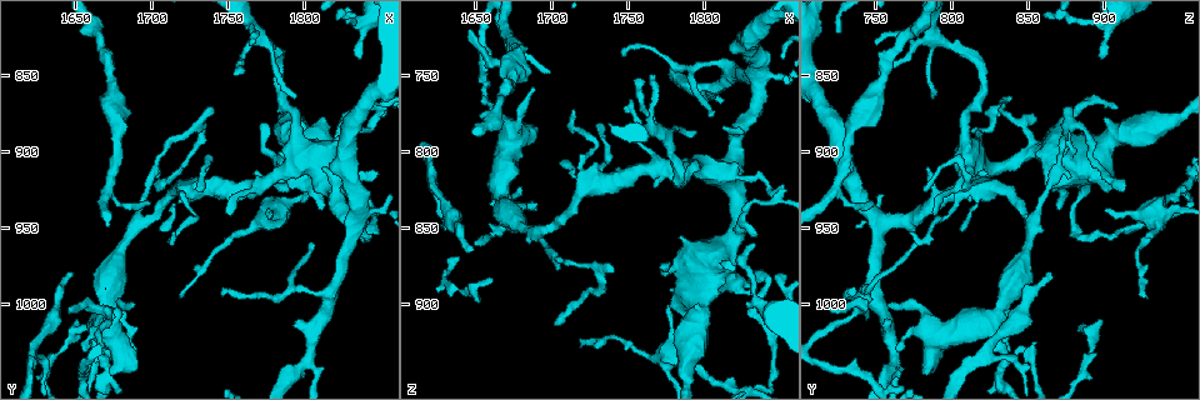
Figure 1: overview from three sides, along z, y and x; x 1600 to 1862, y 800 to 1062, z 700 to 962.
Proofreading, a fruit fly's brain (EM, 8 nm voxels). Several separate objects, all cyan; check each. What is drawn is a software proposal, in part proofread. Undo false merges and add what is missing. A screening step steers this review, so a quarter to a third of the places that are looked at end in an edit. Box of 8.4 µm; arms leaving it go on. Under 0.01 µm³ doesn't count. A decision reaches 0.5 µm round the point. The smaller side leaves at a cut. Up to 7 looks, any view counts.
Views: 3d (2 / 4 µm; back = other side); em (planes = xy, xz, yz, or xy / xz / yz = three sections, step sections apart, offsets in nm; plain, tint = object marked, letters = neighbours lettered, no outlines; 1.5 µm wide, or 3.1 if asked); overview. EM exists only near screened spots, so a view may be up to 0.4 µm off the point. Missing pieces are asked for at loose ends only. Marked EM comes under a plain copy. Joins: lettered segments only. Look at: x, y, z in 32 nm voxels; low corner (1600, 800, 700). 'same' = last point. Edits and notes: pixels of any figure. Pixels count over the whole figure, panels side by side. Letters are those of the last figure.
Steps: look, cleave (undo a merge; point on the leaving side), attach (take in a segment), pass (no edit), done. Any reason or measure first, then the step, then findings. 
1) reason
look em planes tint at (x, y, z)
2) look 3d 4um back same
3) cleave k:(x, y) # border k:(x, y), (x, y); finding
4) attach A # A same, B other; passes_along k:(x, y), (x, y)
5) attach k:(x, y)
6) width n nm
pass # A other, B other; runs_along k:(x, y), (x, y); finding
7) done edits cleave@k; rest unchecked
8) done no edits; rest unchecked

an open end
look 3d 2um at (1720, 994, 926)

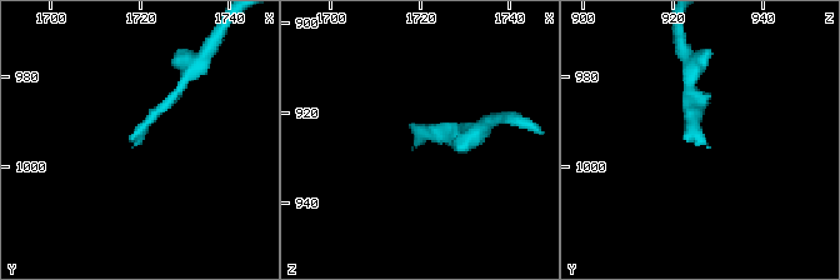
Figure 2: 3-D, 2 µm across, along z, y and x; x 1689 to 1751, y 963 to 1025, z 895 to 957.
look em planes letters at (1720, 996, 926)

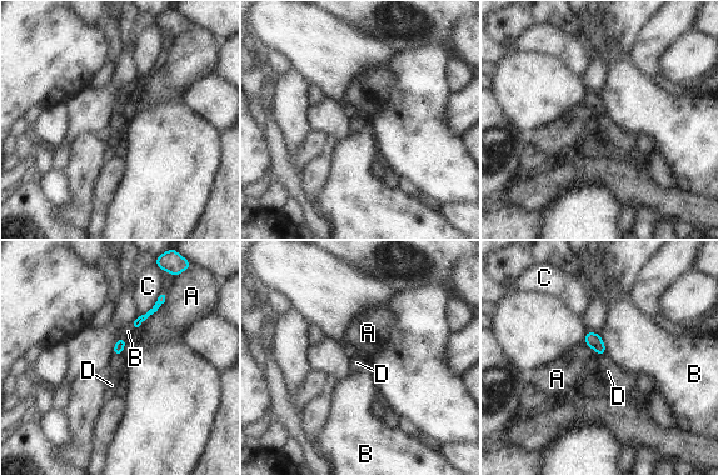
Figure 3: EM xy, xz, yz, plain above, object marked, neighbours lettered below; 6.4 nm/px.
width 70 nm
attach D # A other, B other, C other, D same; passes_along 3:(119, 346), (118, 354), (118, 366); it goes on there

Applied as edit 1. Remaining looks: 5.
tapers out
look em planes letters at (1808, 938, 868)

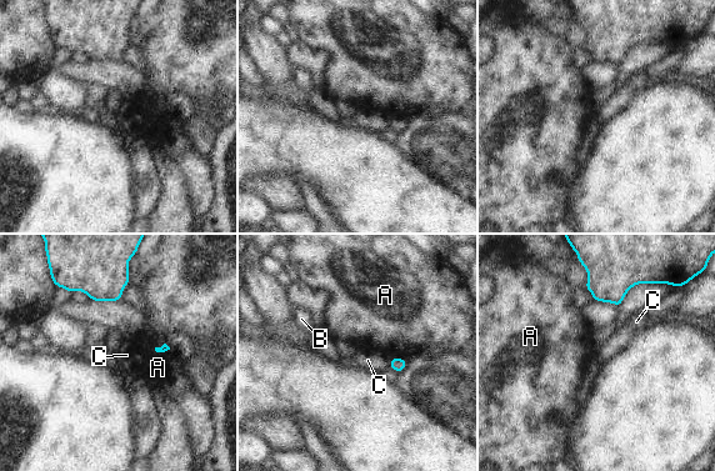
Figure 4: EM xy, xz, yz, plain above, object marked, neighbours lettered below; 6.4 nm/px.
pass # A other, B other, C other; border 4:(390, 357), (403, 357), (406, 360); none of them fits

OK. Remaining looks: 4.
look em xz step 8 letters at (1836, 874, 854)

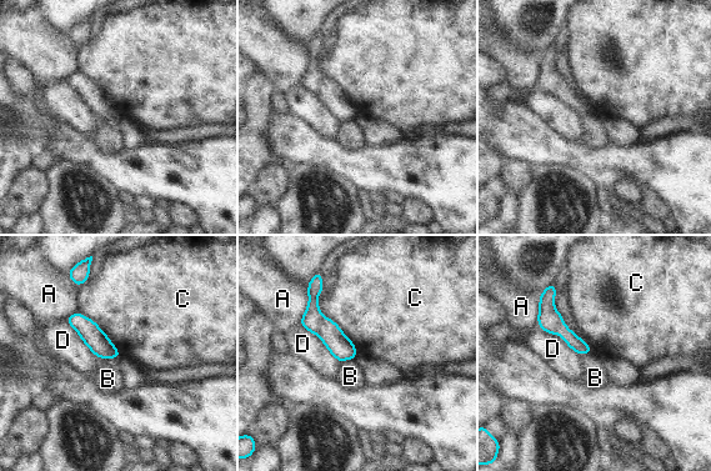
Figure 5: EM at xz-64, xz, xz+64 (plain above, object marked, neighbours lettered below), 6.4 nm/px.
cut it another way
look em planes letters same

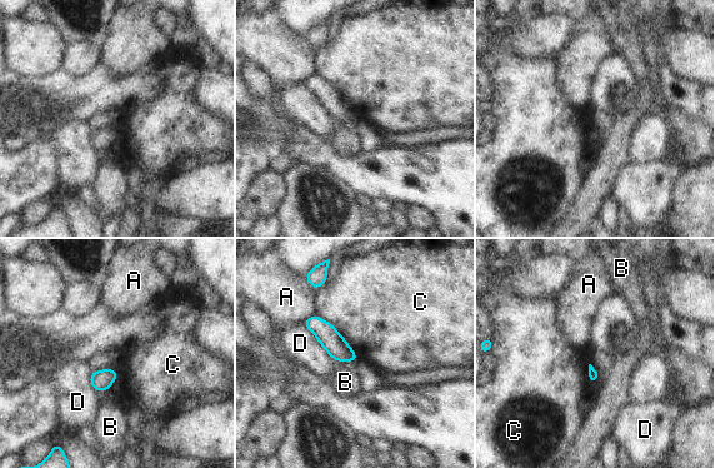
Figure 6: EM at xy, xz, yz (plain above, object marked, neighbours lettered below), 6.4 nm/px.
pass # A other, B other, C other, D other; border 6:(316, 314), (328, 320), (355, 350); none of them fits

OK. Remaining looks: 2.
done edits attach@3; rest unchecked

